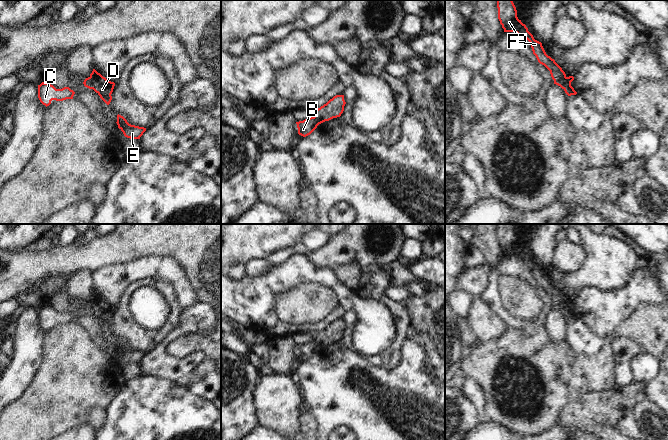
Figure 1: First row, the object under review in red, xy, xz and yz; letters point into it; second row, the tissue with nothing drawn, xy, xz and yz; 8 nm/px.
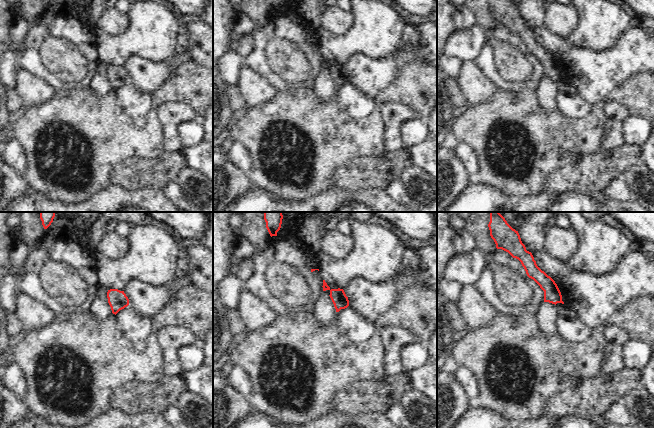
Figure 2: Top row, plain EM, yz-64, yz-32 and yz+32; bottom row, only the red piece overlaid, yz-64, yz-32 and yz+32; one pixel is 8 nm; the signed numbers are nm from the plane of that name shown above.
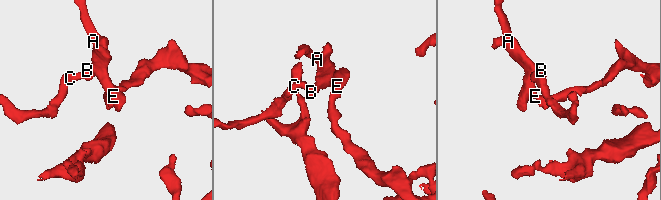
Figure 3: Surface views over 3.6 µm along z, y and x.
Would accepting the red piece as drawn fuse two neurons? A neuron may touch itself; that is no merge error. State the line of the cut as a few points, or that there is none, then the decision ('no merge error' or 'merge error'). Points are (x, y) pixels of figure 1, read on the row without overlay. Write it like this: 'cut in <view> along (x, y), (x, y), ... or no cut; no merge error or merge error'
cut in xy along (89, 301), (93, 312); merge error

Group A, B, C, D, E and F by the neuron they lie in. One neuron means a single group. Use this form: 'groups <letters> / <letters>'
groups A D E F / B C

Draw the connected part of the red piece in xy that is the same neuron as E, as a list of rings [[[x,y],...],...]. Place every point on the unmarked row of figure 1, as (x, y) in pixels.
[[[117,339],[117,349],[118,352],[123,356],[124,360],[130,363],[140,363],[143,357],[146,355],[146,352],[131,349],[127,344],[121,340]]]

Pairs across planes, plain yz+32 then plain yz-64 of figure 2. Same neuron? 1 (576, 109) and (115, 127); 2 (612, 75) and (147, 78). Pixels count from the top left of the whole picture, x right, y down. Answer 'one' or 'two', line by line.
1: two
2: one

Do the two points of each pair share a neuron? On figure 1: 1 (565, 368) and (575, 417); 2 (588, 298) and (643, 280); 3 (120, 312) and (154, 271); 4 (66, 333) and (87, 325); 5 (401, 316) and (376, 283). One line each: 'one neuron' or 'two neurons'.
1: two neurons
2: one neuron
3: two neurons
4: two neurons
5: one neuron

